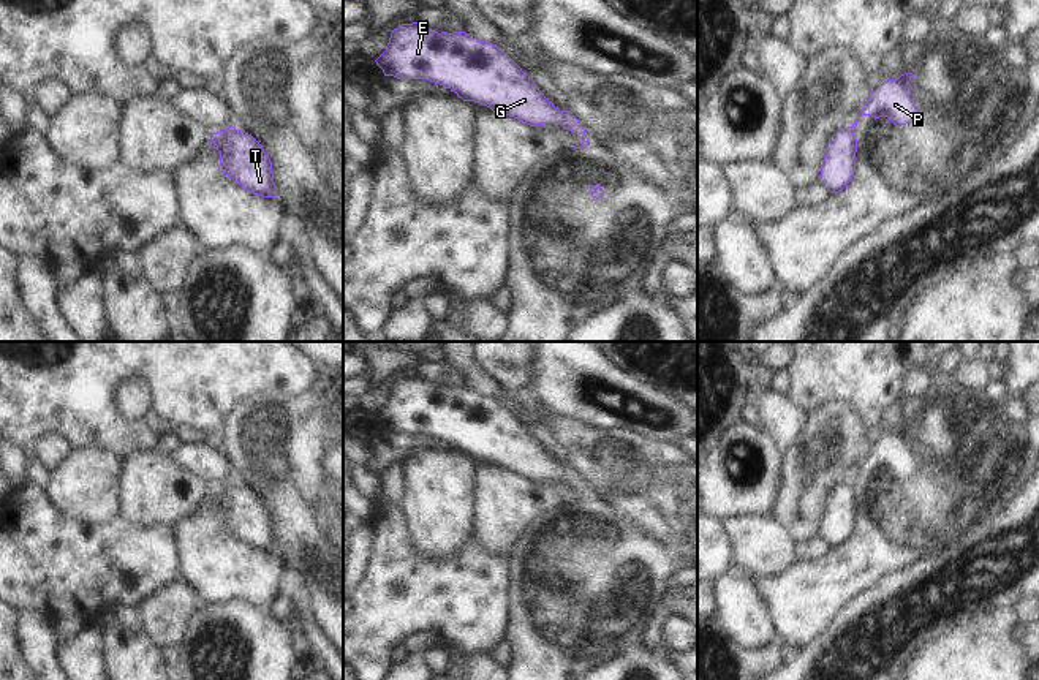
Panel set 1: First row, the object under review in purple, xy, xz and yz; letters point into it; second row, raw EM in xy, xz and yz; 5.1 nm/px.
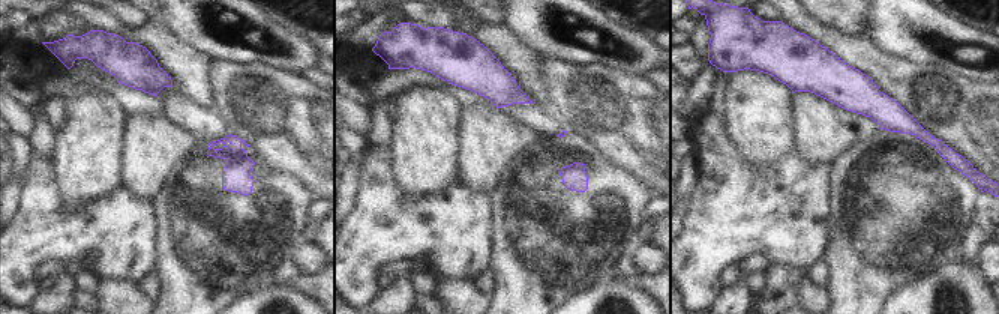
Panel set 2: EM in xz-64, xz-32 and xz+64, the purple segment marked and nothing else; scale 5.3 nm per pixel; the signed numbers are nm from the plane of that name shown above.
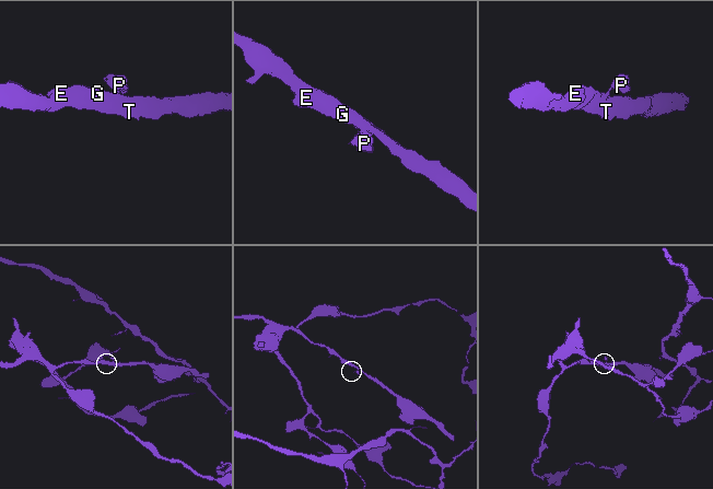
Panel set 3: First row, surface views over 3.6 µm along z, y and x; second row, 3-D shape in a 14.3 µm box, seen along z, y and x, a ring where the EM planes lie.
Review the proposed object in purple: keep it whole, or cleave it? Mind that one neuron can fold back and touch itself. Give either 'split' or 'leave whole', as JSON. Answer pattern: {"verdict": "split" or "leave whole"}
{"verdict": "split"}

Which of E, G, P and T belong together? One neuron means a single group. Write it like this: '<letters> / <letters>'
E G T / P

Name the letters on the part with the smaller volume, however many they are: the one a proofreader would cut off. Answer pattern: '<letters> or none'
P.

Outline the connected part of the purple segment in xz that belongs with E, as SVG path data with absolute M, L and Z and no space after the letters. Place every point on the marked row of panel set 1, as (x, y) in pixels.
M419 22L402 24L375 62L384 76L425 79L530 127L560 123L588 142L579 120L555 108L504 51L465 32L438 33Z

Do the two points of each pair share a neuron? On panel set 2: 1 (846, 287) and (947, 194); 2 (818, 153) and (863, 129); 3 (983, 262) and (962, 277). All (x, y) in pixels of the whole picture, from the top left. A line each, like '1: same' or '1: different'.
1: same
2: same
3: different

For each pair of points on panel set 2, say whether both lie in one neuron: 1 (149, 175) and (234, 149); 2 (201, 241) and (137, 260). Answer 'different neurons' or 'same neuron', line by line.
1: different neurons
2: different neurons

